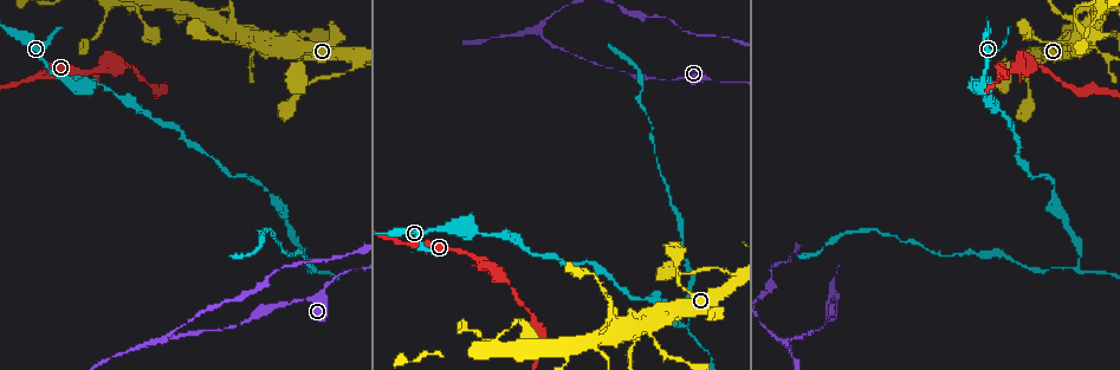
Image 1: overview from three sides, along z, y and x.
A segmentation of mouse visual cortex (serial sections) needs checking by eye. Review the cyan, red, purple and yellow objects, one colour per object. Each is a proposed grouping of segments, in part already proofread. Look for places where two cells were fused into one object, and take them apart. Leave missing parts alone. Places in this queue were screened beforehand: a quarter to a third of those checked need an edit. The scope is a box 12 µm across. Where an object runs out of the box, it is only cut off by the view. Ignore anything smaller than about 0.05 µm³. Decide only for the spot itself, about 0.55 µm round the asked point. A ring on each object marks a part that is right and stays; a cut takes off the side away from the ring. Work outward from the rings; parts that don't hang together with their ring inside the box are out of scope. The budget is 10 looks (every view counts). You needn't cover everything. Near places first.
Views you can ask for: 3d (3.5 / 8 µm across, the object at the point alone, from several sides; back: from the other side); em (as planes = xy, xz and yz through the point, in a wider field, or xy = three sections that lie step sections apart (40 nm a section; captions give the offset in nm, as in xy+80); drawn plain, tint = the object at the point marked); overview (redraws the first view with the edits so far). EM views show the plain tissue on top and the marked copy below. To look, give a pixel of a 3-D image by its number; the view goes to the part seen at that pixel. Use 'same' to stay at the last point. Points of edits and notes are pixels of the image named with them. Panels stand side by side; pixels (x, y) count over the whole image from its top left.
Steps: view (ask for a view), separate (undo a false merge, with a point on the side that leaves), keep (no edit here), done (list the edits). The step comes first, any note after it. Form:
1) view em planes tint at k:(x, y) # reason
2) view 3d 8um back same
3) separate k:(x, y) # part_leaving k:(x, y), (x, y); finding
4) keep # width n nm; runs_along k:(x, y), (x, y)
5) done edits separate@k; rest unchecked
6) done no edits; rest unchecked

view 3d 3.5um at 1:(688, 324) # three-way junction

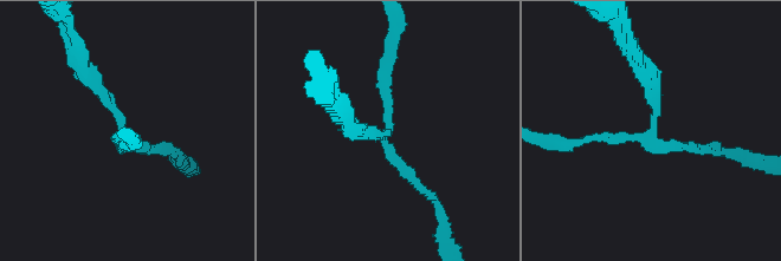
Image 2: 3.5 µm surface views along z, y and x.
view em planes tint at 2:(384, 132)

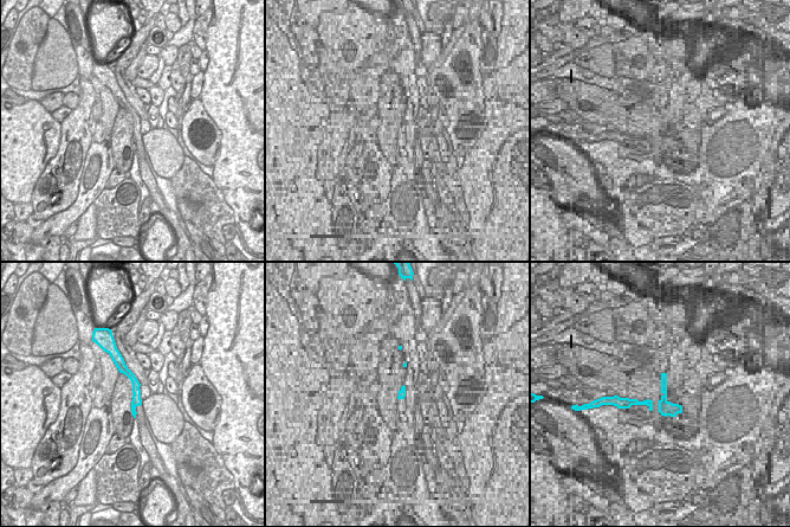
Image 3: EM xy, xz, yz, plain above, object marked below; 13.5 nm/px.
keep # width 130 nm; runs_along 3:(120, 359), (136, 384), (134, 406); continuous, no second cell

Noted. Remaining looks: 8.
view 3d 3.5um at 1:(281, 303) # thick turns thin

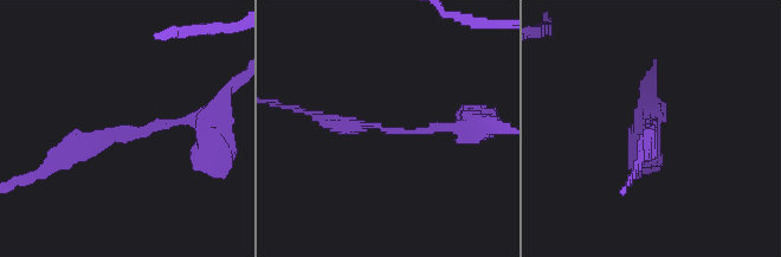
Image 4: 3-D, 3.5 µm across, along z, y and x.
view em xy step 2 tint at 4:(386, 129) # need the tissue

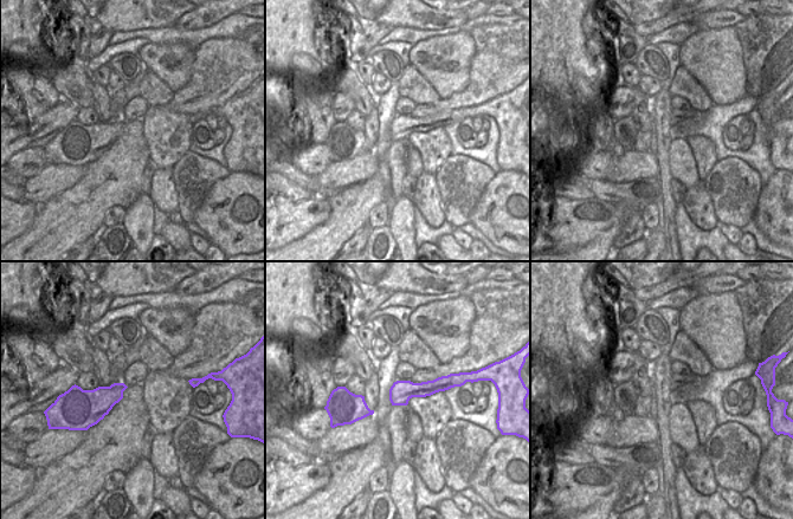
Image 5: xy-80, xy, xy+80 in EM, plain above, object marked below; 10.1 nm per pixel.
keep # width 240 nm; runs_along 4:(197, 122), (127, 129), (51, 166); continuous, no second cell

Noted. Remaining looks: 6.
view 3d 3.5um back at 1:(710, 78) # calibre changes

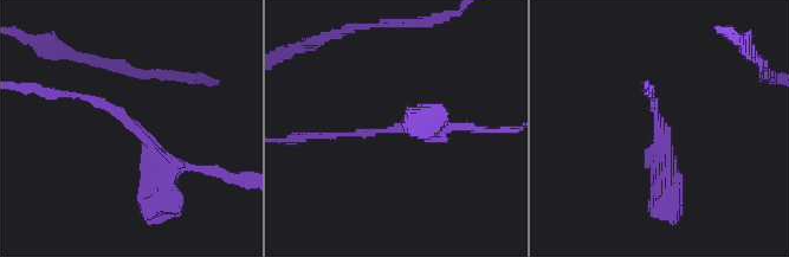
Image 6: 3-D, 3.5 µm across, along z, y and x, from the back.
view em xy step 3 tint at 6:(659, 122) # arm_widths 100, 300 nm; need the tissue

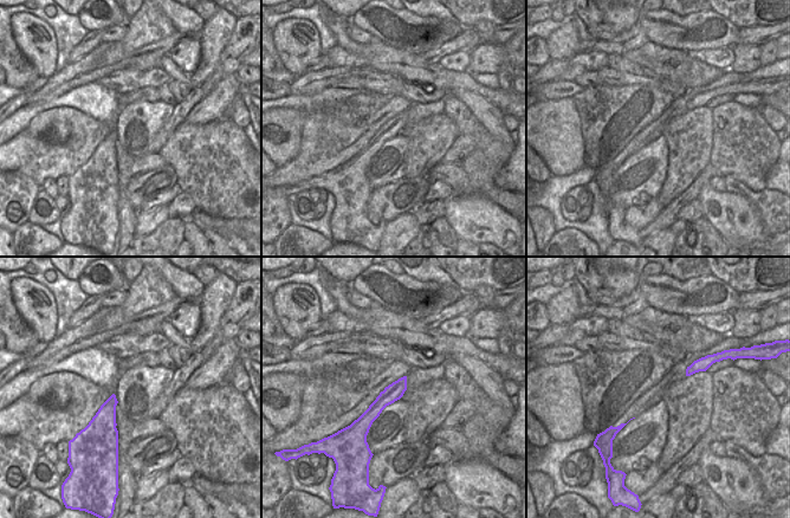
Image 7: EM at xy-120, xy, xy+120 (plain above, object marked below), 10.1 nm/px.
keep # runs_along 6:(166, 179), (122, 114), (57, 95); all the same cell

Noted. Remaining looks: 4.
view 3d 8um at 1:(164, 340)

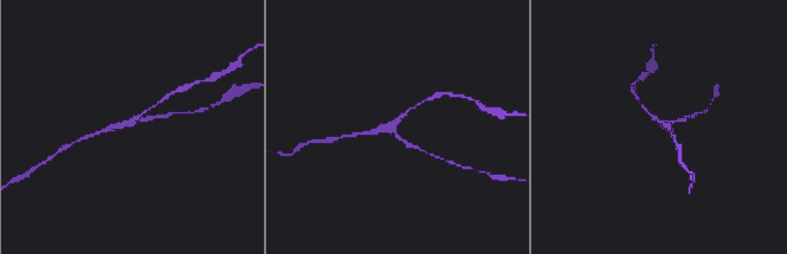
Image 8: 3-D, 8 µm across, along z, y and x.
view 3d 3.5um back at 8:(397, 130)

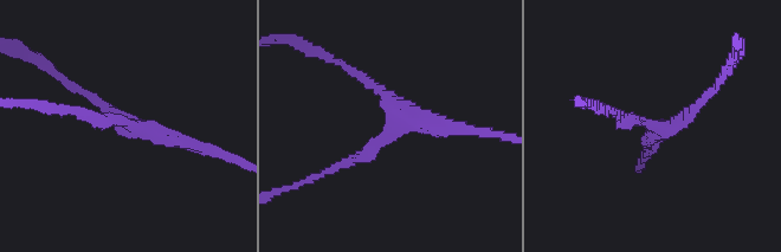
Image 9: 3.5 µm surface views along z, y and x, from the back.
keep # arms 3; runs_along 9:(331, 170), (398, 120), (357, 73); continuous, no second cell

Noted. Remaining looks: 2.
done no edits; rest unchecked

